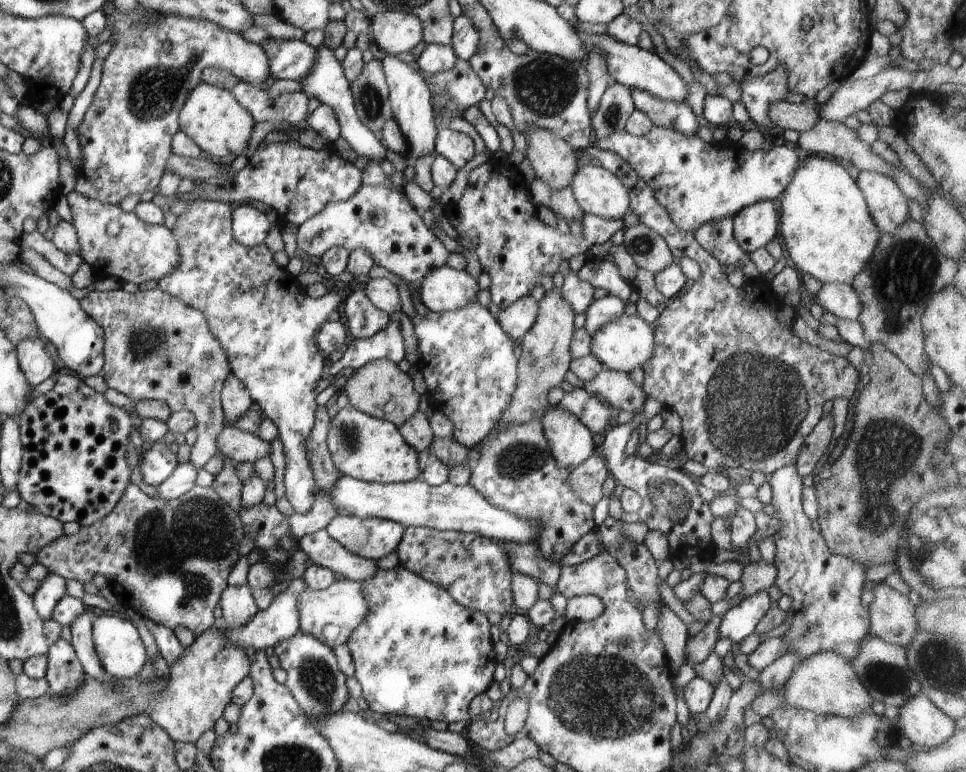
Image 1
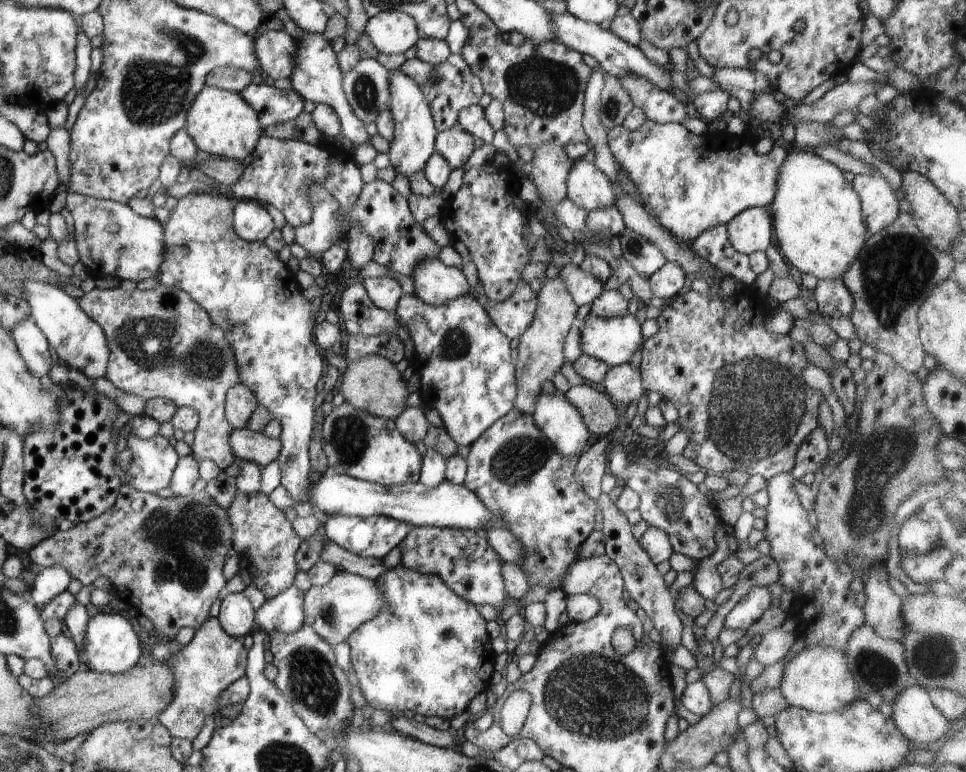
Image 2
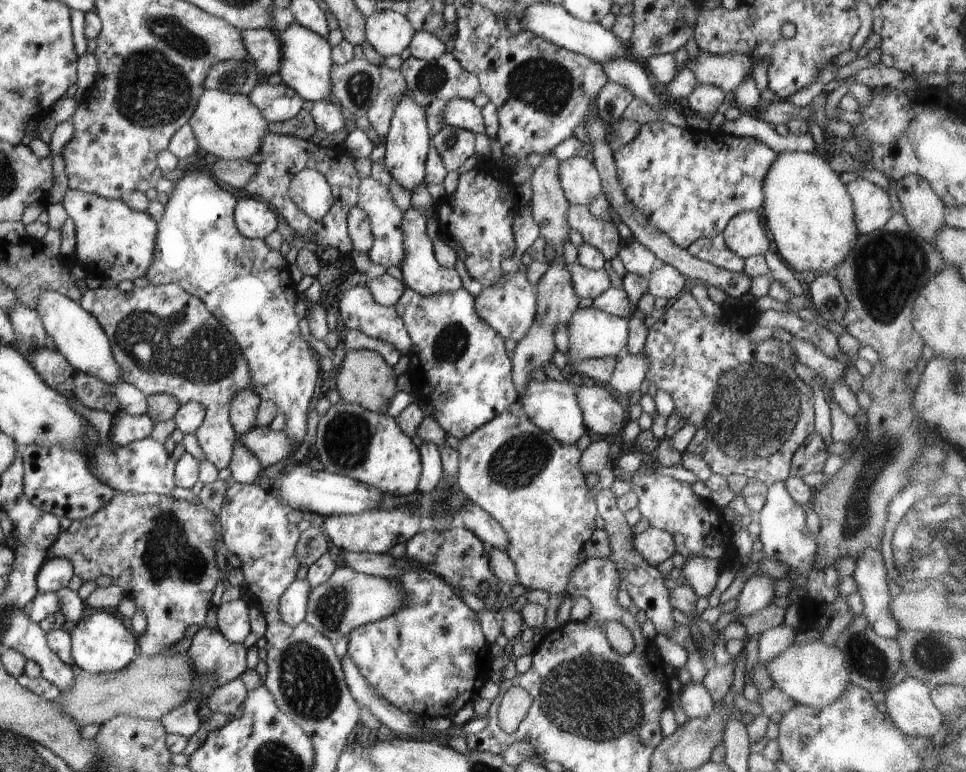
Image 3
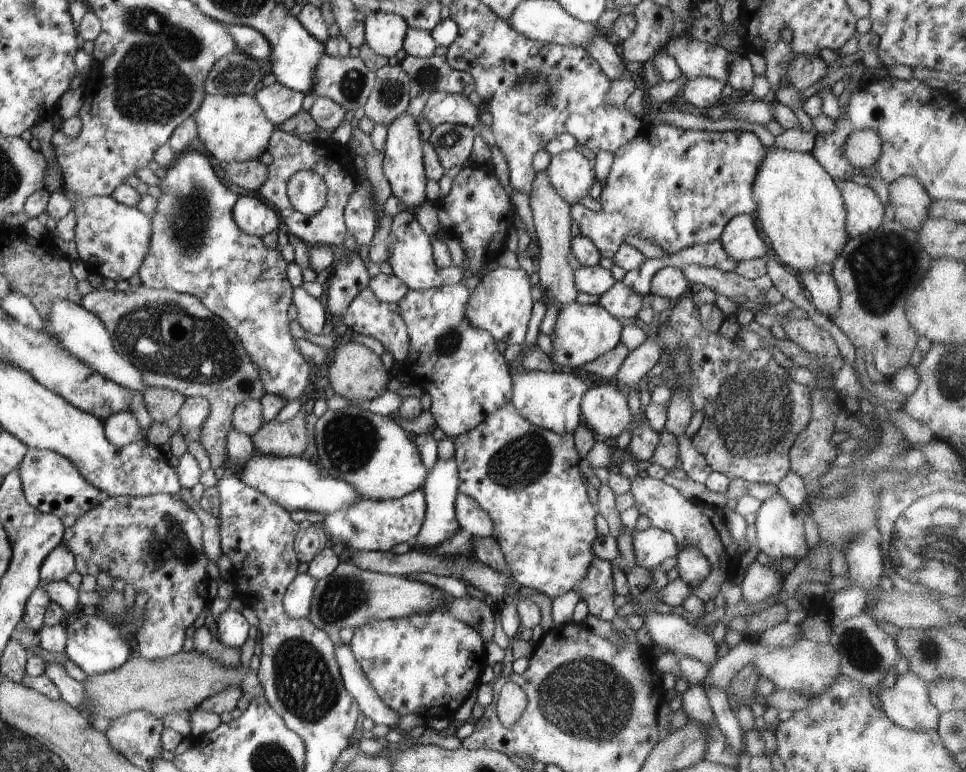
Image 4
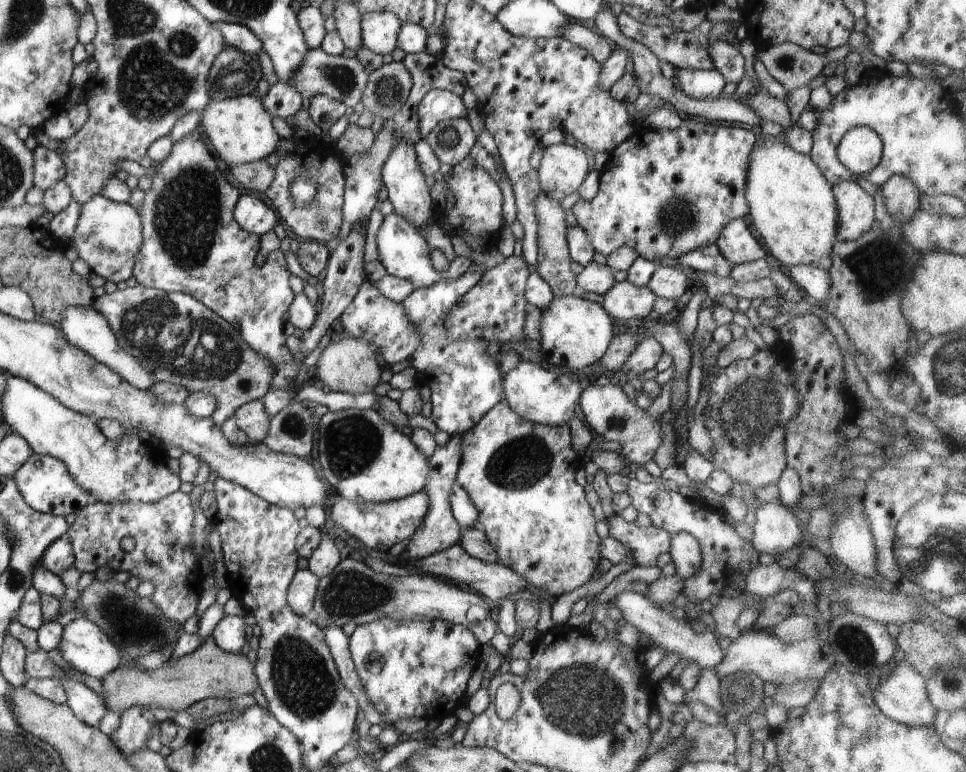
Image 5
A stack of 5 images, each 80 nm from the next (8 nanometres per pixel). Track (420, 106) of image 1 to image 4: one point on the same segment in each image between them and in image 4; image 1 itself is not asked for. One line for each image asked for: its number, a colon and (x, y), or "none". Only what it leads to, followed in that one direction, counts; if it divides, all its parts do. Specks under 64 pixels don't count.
2: (413, 141)
3: (407, 142)
4: (403, 166)

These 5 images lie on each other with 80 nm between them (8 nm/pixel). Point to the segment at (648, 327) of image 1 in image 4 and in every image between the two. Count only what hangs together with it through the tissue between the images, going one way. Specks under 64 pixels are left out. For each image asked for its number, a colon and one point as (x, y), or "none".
2: (614, 340)
3: (593, 334)
4: (582, 333)

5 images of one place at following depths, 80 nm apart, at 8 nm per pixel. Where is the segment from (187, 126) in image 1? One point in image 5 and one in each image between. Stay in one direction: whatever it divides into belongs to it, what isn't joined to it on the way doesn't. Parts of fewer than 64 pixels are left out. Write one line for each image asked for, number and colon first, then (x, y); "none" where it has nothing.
2: (222, 123)
3: (229, 126)
4: (233, 128)
5: (240, 128)

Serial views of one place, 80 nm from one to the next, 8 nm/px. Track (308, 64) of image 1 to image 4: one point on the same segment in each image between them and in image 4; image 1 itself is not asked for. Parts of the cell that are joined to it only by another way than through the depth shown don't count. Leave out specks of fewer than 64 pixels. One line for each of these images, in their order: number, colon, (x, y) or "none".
2: (275, 50)
3: (262, 46)
4: (249, 41)

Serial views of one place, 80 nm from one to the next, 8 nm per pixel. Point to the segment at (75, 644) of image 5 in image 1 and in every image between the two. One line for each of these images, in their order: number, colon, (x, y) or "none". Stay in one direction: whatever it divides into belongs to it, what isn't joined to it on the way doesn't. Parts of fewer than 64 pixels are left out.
1: (120, 651)
2: (110, 645)
3: (100, 644)
4: (95, 646)

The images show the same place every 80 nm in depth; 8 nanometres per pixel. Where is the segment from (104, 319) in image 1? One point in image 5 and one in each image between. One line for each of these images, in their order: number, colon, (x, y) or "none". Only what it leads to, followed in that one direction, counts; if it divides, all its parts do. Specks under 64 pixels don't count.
2: (162, 343)
3: (167, 341)
4: (174, 338)
5: (178, 338)

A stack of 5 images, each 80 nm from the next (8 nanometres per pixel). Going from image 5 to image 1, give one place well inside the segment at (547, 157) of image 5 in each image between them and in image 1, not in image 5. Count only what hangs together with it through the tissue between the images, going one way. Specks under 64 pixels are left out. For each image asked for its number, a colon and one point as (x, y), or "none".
1: (598, 192)
2: (587, 186)
3: (580, 181)
4: (569, 172)

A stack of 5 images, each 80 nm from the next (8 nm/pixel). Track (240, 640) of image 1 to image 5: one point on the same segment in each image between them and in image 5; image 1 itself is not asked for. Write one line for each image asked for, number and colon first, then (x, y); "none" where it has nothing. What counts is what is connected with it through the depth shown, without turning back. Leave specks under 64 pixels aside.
2: (285, 613)
3: (293, 603)
4: (297, 600)
5: (301, 594)

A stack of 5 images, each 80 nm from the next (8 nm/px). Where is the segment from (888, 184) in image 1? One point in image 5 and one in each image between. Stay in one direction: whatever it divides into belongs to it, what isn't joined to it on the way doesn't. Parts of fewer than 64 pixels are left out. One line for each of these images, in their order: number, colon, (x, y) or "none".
2: (879, 202)
3: (871, 205)
4: (864, 209)
5: (855, 208)

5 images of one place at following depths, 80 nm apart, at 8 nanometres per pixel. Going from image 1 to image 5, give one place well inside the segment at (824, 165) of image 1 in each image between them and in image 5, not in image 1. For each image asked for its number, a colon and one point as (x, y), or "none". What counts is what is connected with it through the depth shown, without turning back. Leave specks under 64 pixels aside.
2: (817, 218)
3: (808, 211)
4: (800, 209)
5: (792, 206)

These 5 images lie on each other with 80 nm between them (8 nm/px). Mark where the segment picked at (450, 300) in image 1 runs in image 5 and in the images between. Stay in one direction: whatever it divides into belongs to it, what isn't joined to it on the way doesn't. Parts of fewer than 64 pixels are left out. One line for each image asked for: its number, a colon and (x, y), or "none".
2: (434, 283)
3: (420, 270)
4: (411, 259)
5: (405, 253)

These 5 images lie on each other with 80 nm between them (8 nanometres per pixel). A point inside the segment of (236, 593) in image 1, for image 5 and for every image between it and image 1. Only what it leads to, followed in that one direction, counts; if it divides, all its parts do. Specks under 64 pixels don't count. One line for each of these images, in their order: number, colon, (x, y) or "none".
2: (236, 615)
3: (233, 622)
4: (232, 628)
5: (229, 633)

